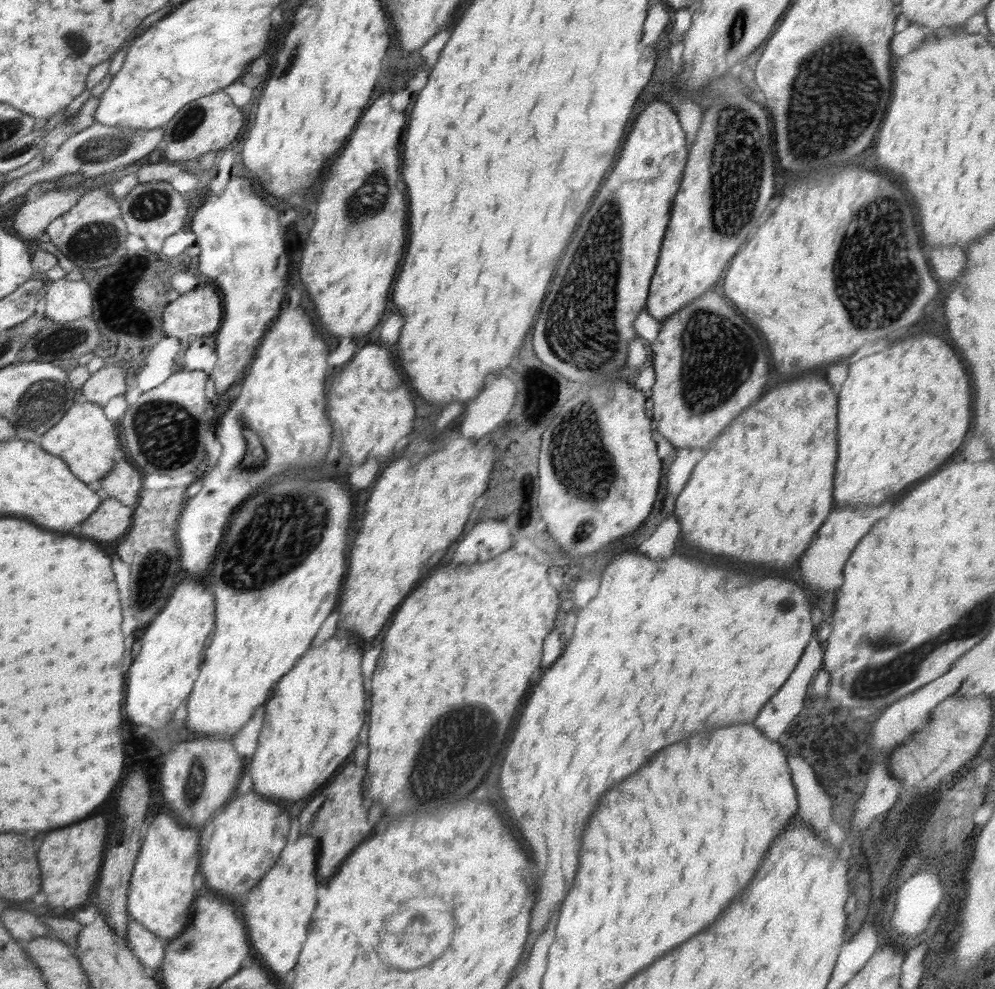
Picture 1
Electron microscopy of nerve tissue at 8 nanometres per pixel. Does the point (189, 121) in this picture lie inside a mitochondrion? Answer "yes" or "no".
yes

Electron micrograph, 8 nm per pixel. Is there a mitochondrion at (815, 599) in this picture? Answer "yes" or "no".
no

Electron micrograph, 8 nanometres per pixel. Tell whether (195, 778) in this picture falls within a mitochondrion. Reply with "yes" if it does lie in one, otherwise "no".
yes

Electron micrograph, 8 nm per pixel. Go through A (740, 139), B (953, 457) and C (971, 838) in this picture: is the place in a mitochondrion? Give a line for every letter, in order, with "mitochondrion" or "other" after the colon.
A: mitochondrion
B: other
C: other

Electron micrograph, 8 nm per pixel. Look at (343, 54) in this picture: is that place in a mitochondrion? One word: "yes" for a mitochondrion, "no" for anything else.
no

